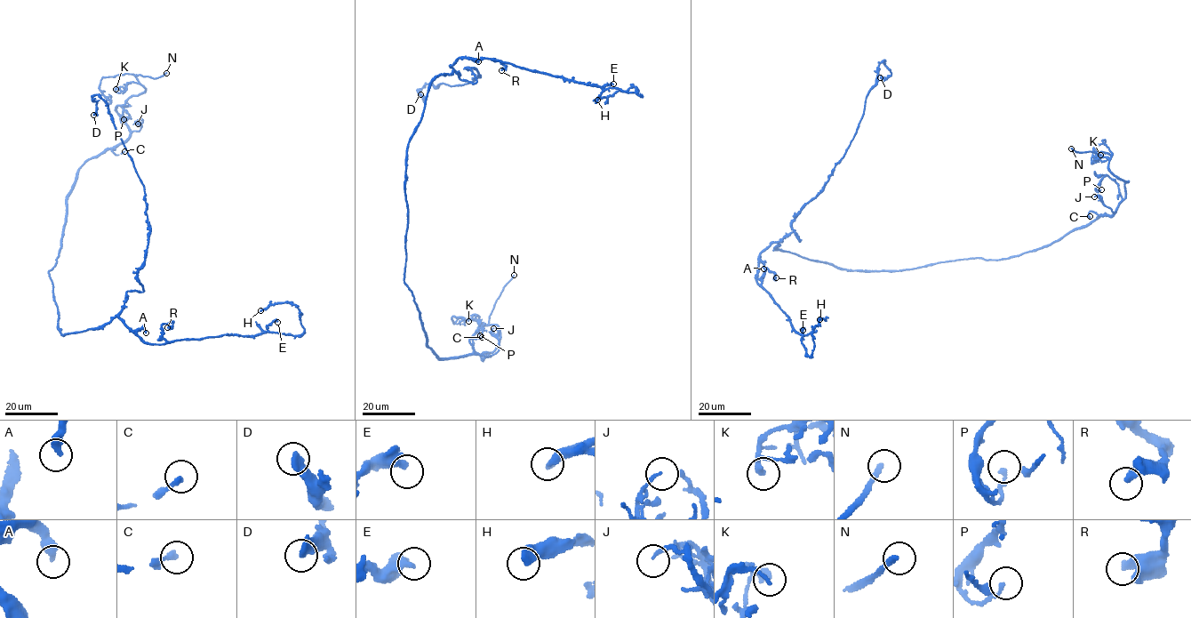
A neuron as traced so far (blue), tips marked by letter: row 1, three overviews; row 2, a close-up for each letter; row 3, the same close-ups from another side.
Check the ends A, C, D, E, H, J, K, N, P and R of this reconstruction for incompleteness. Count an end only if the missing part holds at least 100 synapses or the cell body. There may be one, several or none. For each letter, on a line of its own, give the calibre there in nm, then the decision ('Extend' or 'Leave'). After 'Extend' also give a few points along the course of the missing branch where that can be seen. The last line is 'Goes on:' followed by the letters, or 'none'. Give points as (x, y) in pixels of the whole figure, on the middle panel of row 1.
A: Thickness 400 nm. Leave
C: Thickness 240 nm. Leave
D: Thickness 480 nm. Leave
E: Thickness 280 nm. Leave
H: Thickness 480 nm. Leave
J: Thickness 120 nm. Leave
K: Thickness 240 nm. Leave
N: Thickness 240 nm. Extend. Course of what is missing: (514, 275), (520, 253), (519, 247), (512, 245), (505, 235)
P: Thickness 130 nm. Leave
R: Thickness 360 nm. Leave
Goes on: N

